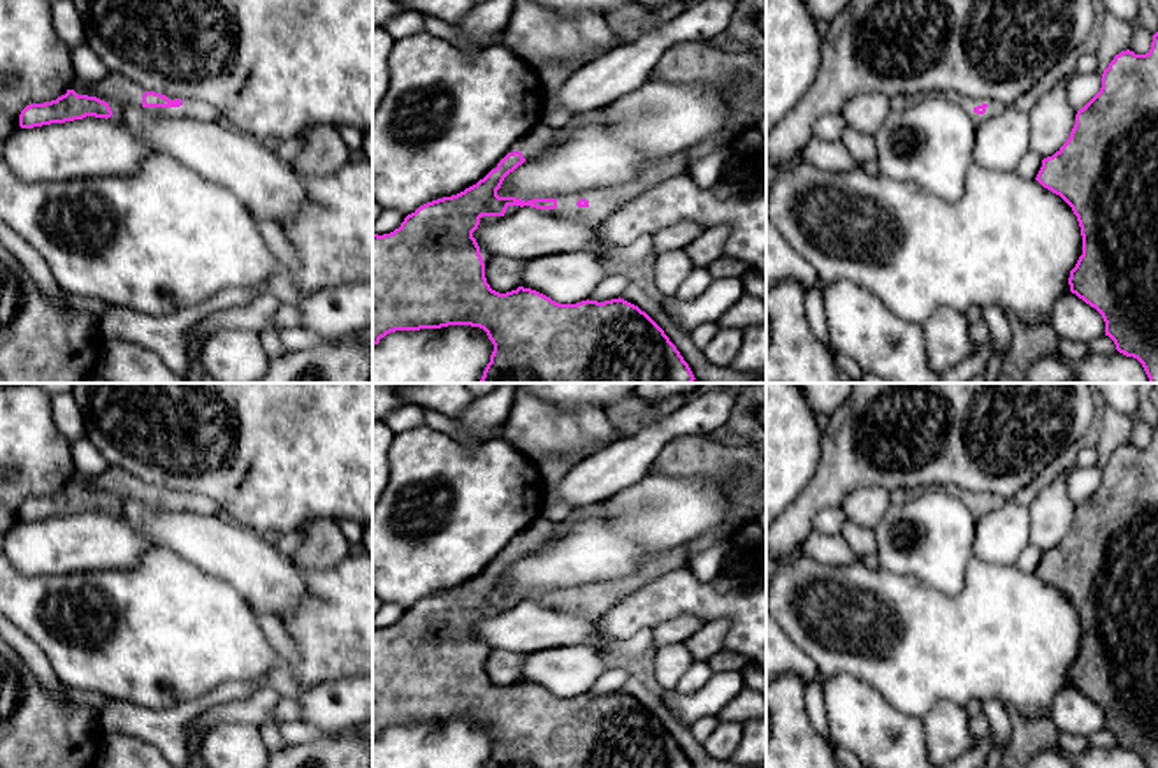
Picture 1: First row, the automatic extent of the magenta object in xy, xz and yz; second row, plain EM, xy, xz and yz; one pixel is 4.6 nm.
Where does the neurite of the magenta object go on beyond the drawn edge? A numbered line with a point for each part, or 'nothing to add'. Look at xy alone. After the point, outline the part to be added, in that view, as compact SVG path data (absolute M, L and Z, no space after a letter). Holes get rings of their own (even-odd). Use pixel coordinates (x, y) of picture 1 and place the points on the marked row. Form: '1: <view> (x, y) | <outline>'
1: xy (116, 90) | M109 72L100 81L84 81L77 79L76 86L72 88L77 95L95 95L97 98L109 104L112 116L107 118L111 121L119 121L123 114L123 107L132 104L153 116L162 116L169 120L197 120L197 121L220 121L220 112L200 100L181 98L179 107L144 107L142 95L148 91L135 83L128 81L119 74Z

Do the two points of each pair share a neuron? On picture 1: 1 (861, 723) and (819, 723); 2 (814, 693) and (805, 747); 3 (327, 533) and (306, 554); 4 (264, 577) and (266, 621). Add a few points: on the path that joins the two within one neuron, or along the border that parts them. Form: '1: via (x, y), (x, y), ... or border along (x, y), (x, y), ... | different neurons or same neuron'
1: border along (821, 684), (828, 733), (832, 737) | different neurons
2: border along (803, 684), (805, 714), (825, 740) | different neurons
3: via (322, 538), (311, 549) | same neuron
4: border along (257, 610), (267, 612), (280, 621) | different neurons

